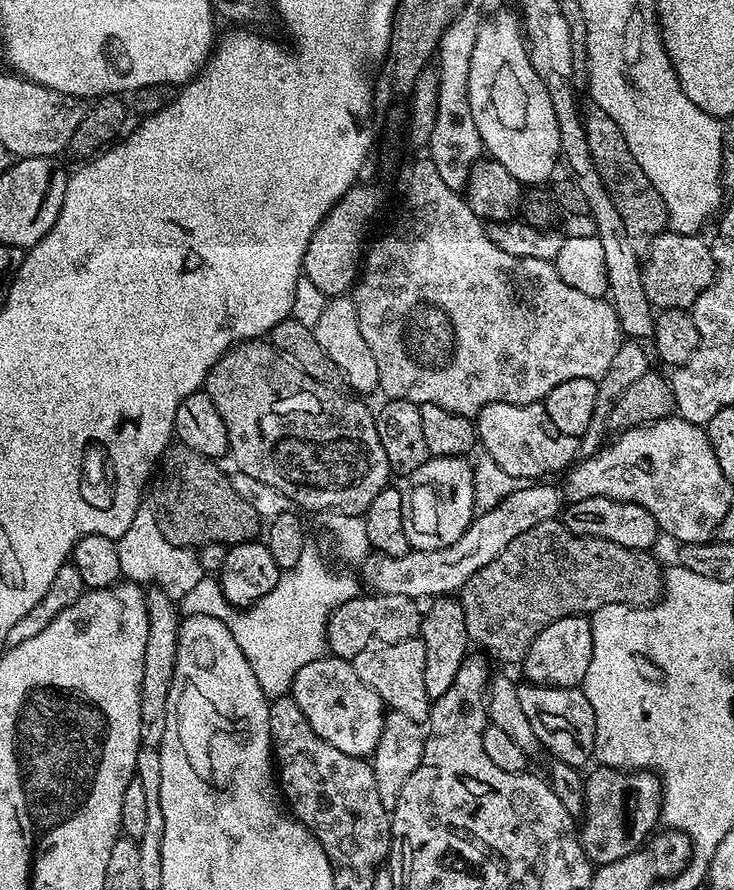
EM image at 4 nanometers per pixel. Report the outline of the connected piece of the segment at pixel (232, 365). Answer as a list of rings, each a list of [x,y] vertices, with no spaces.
[[[263,339],[245,340],[242,344],[232,345],[224,353],[222,359],[208,372],[207,378],[204,379],[203,391],[208,393],[210,402],[214,402],[214,407],[222,416],[223,425],[226,426],[228,451],[230,460],[236,463],[234,465],[235,471],[250,474],[250,478],[258,478],[258,482],[266,482],[266,486],[274,486],[274,490],[282,490],[282,494],[286,494],[286,498],[290,498],[297,509],[309,508],[312,512],[320,512],[319,514],[341,512],[347,516],[363,516],[364,511],[370,506],[370,502],[374,502],[374,498],[378,498],[382,489],[389,487],[390,469],[386,462],[386,450],[382,450],[382,438],[378,438],[373,409],[368,409],[360,401],[363,399],[354,398],[358,400],[351,400],[350,397],[336,392],[340,390],[335,387],[322,382],[314,382],[314,378],[310,378],[310,374],[306,374],[298,366],[294,366],[290,360]]]

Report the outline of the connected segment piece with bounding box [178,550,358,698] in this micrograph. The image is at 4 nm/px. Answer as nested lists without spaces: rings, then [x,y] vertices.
[[[305,550],[297,564],[281,575],[270,594],[258,598],[258,602],[248,605],[243,610],[230,610],[229,602],[220,589],[220,581],[216,578],[204,578],[195,583],[195,587],[178,602],[178,608],[184,616],[209,616],[223,620],[234,634],[234,642],[238,642],[242,654],[246,654],[246,662],[250,662],[250,670],[254,670],[254,678],[258,678],[258,686],[264,695],[275,698],[289,695],[294,674],[298,674],[298,670],[302,670],[306,662],[314,662],[319,656],[325,655],[328,619],[332,617],[335,608],[348,600],[353,600],[357,594],[356,580],[350,573],[335,572],[334,569],[328,568],[327,562],[318,553]]]

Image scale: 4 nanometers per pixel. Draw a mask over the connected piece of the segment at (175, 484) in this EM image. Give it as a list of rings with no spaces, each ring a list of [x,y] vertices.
[[[179,442],[165,448],[160,456],[150,480],[150,505],[168,542],[197,550],[207,543],[231,546],[261,535],[260,515],[242,494],[234,491],[226,472],[224,476],[216,464],[219,463],[215,459],[198,454]]]

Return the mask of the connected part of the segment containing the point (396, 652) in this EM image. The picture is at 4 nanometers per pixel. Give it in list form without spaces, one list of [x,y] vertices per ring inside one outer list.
[[[419,638],[406,642],[393,642],[390,646],[366,646],[366,650],[358,650],[352,661],[352,668],[362,678],[366,686],[373,688],[383,698],[391,711],[406,714],[415,724],[423,725],[430,711],[430,701],[426,694],[426,682],[422,682],[422,669],[426,666],[426,650]]]

